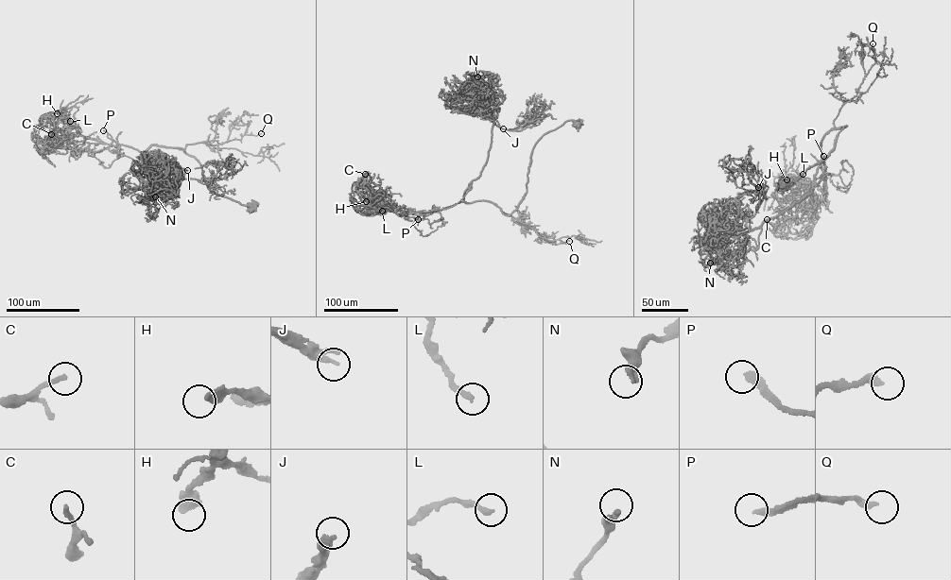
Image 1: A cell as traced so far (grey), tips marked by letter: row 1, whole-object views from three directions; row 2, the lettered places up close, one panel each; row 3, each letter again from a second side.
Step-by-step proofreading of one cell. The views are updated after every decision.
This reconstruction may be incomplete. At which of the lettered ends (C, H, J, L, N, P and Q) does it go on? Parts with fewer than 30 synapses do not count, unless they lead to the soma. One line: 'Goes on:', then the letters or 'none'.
Goes on: H, P, Q

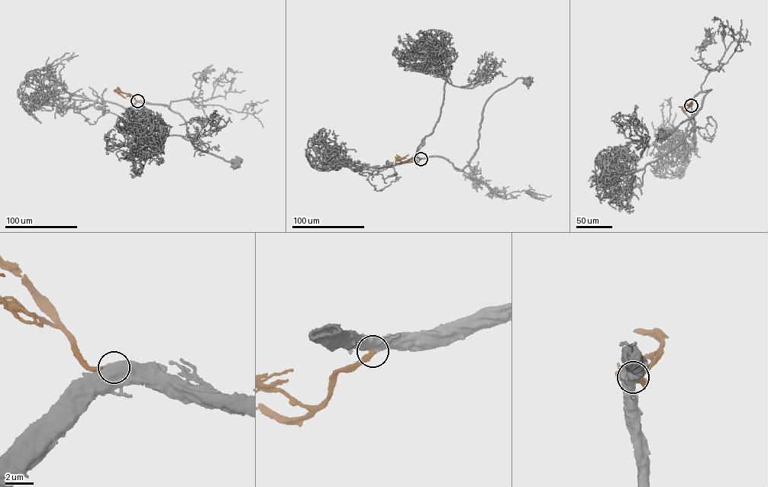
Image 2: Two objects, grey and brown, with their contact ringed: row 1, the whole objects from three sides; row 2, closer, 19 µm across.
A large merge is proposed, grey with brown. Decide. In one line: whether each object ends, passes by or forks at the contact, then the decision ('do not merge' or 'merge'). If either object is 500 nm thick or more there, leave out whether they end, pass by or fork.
merge

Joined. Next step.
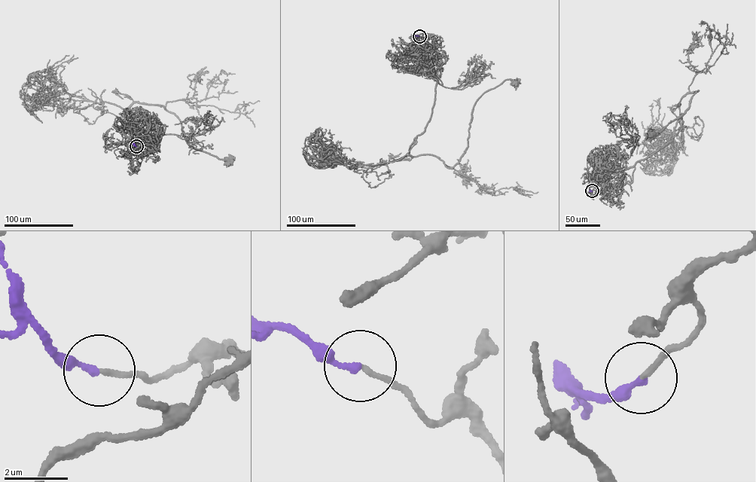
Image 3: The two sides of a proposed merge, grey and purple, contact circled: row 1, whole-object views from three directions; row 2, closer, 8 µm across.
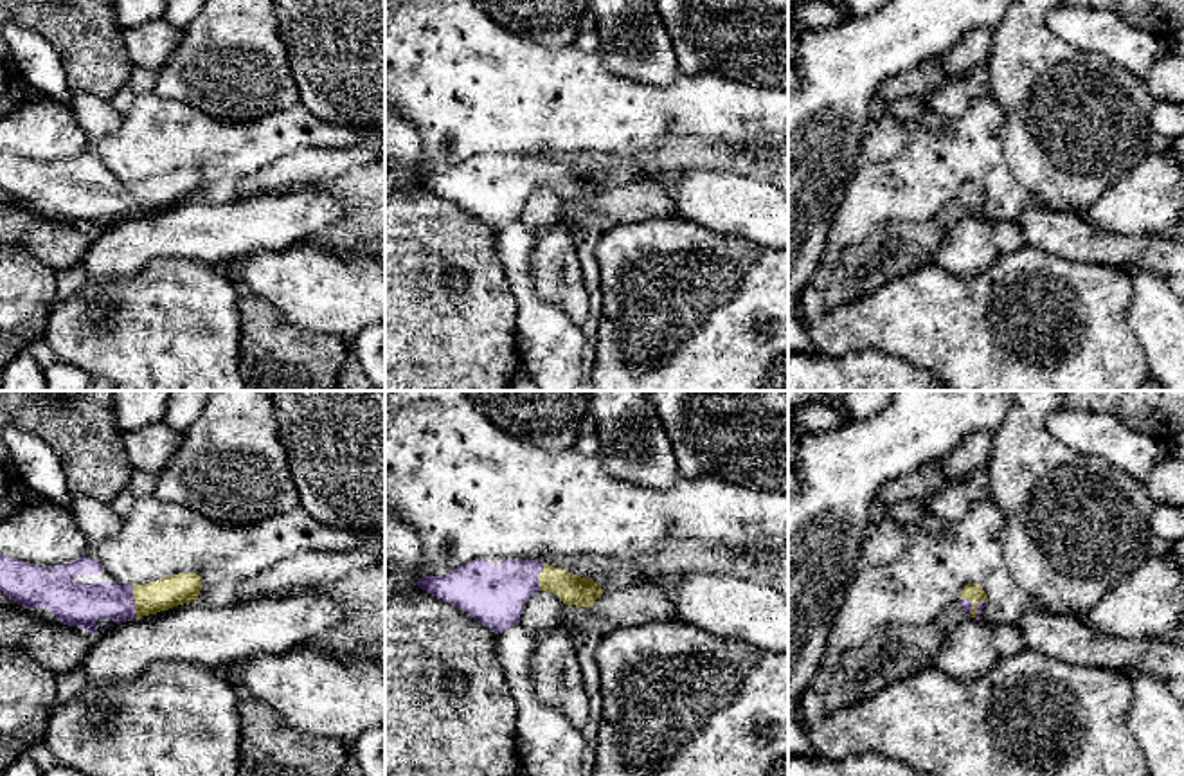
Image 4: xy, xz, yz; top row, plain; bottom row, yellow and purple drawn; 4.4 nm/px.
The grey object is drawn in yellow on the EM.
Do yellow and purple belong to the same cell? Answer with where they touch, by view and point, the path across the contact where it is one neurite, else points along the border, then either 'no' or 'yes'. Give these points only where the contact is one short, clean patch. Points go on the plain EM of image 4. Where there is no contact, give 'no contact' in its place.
meets yellow in xy at (135, 198); runs through xy (170, 188), (135, 198), (87, 198), (80, 202); yes

